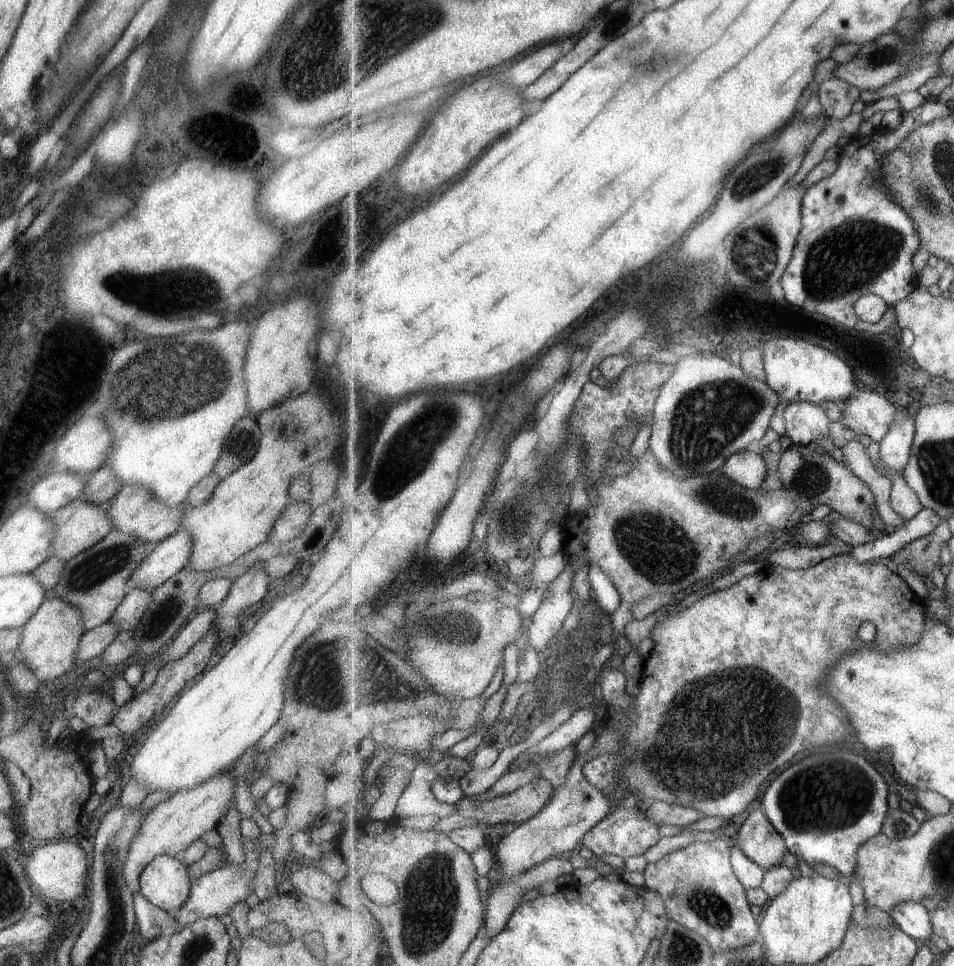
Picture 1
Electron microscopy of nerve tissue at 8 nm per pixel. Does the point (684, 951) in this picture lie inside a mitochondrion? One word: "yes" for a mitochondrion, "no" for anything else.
yes

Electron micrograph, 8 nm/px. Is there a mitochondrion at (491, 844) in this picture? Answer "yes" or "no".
no

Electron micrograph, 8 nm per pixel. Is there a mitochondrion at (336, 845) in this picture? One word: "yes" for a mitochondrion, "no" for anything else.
no

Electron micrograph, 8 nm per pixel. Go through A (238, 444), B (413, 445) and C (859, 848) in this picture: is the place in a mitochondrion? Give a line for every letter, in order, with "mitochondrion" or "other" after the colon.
A: mitochondrion
B: mitochondrion
C: other

